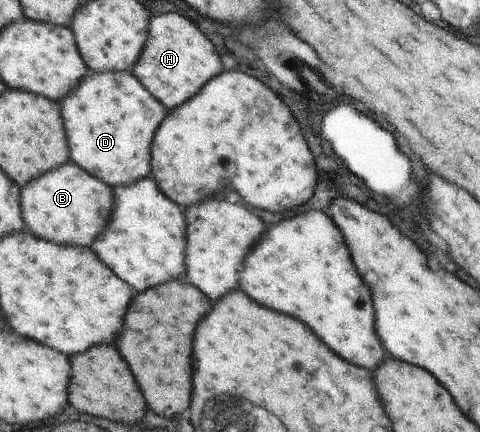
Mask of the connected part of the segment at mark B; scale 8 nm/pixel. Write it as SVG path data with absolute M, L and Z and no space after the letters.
M70 160L19 188L21 217L26 228L36 237L59 245L90 247L104 233L112 214L113 189Z

